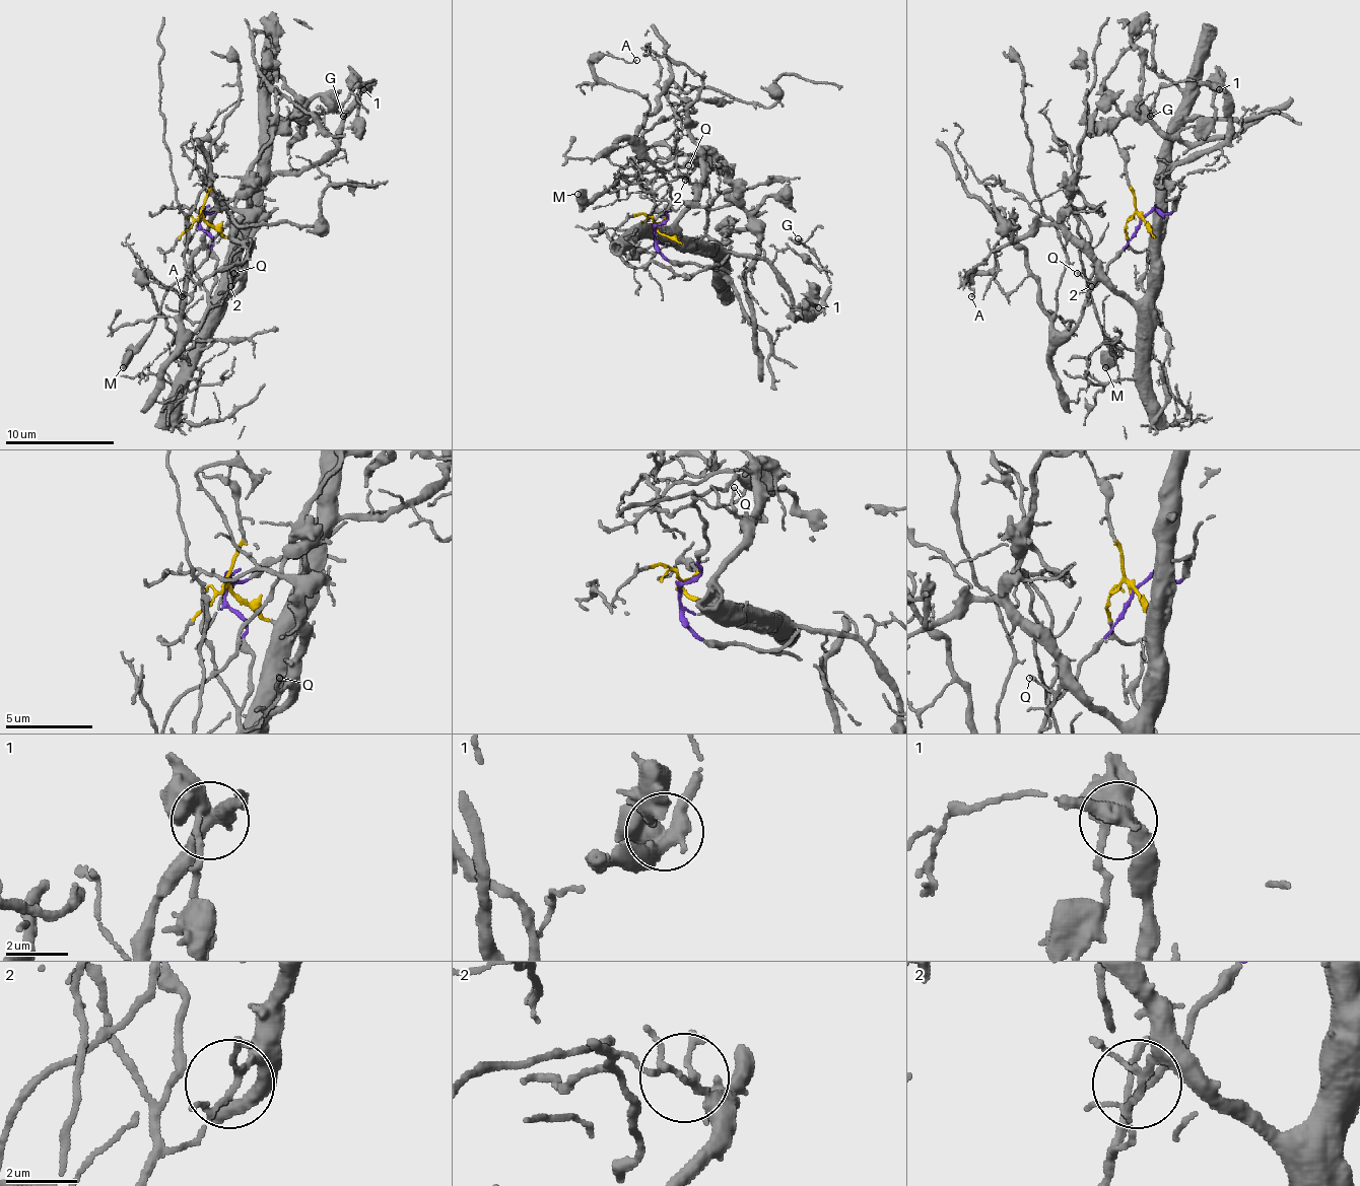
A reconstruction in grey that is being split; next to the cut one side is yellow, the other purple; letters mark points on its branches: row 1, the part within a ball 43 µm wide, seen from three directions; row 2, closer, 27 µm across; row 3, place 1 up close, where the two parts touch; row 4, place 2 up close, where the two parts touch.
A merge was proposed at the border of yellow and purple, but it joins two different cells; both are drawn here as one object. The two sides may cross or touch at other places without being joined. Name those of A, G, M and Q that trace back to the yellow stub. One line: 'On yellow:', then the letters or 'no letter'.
On yellow: G

